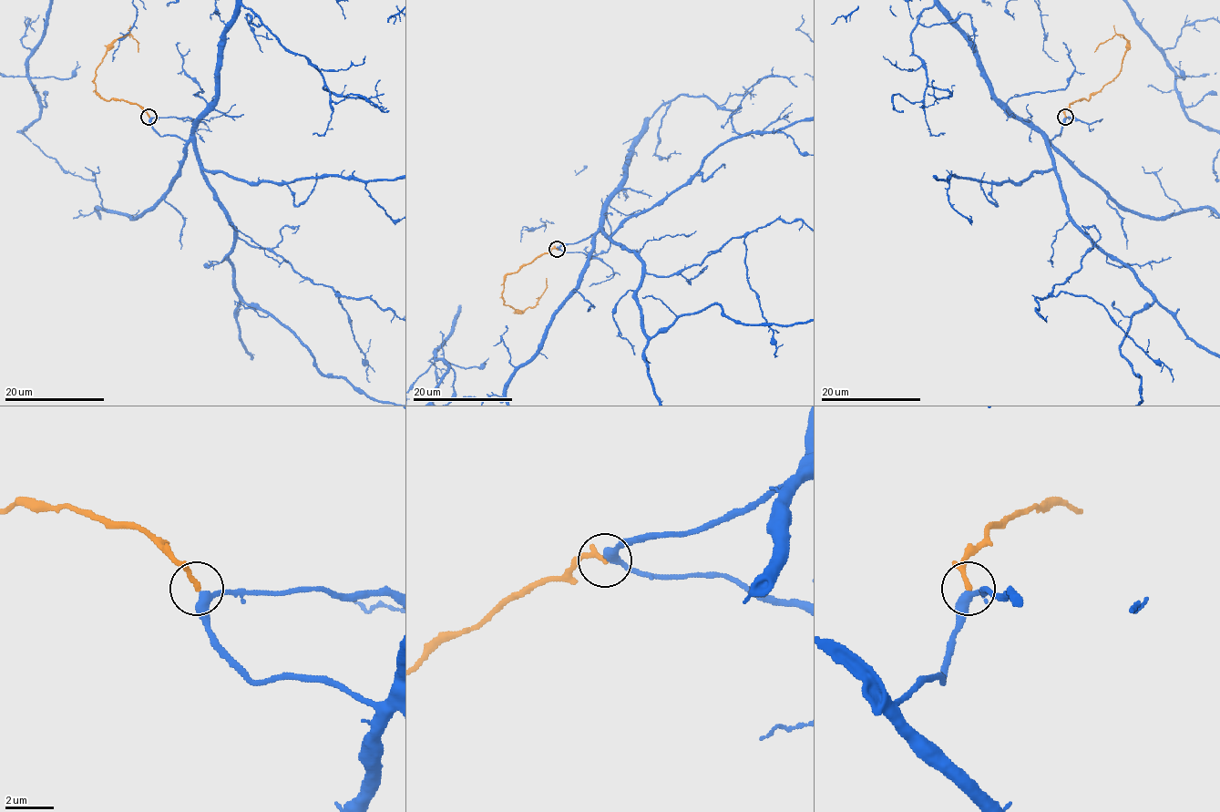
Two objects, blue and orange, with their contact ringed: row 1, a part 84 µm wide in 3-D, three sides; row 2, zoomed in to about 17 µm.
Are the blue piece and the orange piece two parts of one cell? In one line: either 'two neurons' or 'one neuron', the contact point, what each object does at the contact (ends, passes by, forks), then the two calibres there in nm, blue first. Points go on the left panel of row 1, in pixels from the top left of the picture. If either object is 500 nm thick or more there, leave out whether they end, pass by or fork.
one neuron | (148, 117) | blue passes by | orange ends | 340/200 nm

